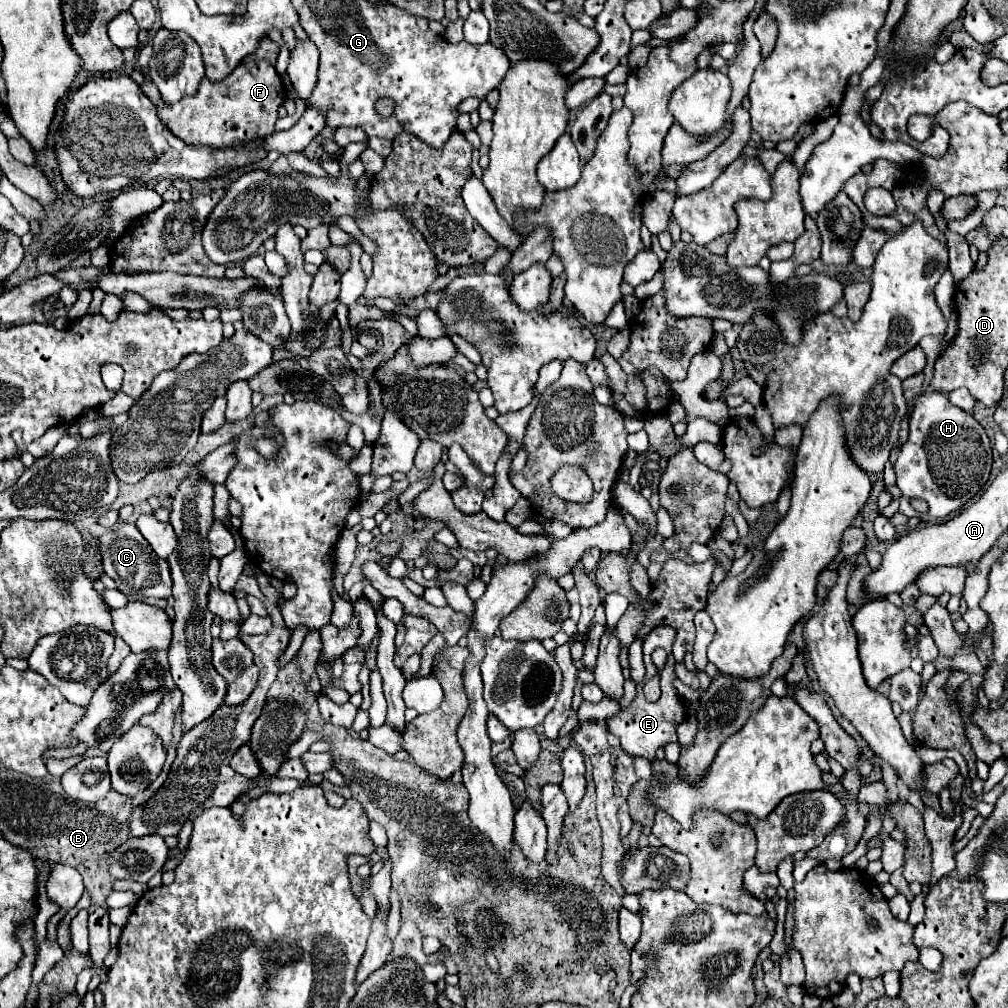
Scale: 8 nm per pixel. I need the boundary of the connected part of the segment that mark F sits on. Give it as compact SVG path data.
M263 38L253 54L249 54L223 82L211 82L207 76L201 80L197 92L193 96L185 96L179 102L161 102L157 106L157 116L165 124L165 128L183 140L189 146L209 146L215 150L233 148L233 160L221 168L215 178L225 178L235 170L257 164L265 158L265 150L249 150L257 138L267 138L275 132L277 108L285 102L287 92L275 70L279 54L279 44L271 38Z

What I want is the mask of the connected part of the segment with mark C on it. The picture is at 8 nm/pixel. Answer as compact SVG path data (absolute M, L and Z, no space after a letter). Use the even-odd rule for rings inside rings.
M119 524L113 530L105 532L99 538L99 548L101 548L101 556L103 556L103 570L109 578L113 578L117 582L117 588L127 594L127 596L153 596L153 598L169 598L171 596L171 568L167 560L161 560L153 554L153 550L149 550L149 544L145 542L145 538L141 536L141 532L137 530L135 524Z

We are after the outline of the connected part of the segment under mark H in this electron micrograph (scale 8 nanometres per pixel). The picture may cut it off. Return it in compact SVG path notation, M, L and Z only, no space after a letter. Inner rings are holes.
M927 390L925 394L921 394L915 402L915 408L909 416L909 440L905 444L901 444L901 450L897 454L897 462L893 464L895 476L897 476L897 486L901 490L901 514L909 516L909 518L919 518L923 522L937 522L943 520L945 516L949 516L951 512L957 512L963 504L967 504L973 496L977 496L981 492L981 488L987 484L991 472L991 464L993 464L993 456L991 456L991 442L983 430L983 426L965 410L953 406L945 394L941 392L931 392ZM919 498L925 500L929 504L929 512L927 514L919 514L913 506L911 500Z

